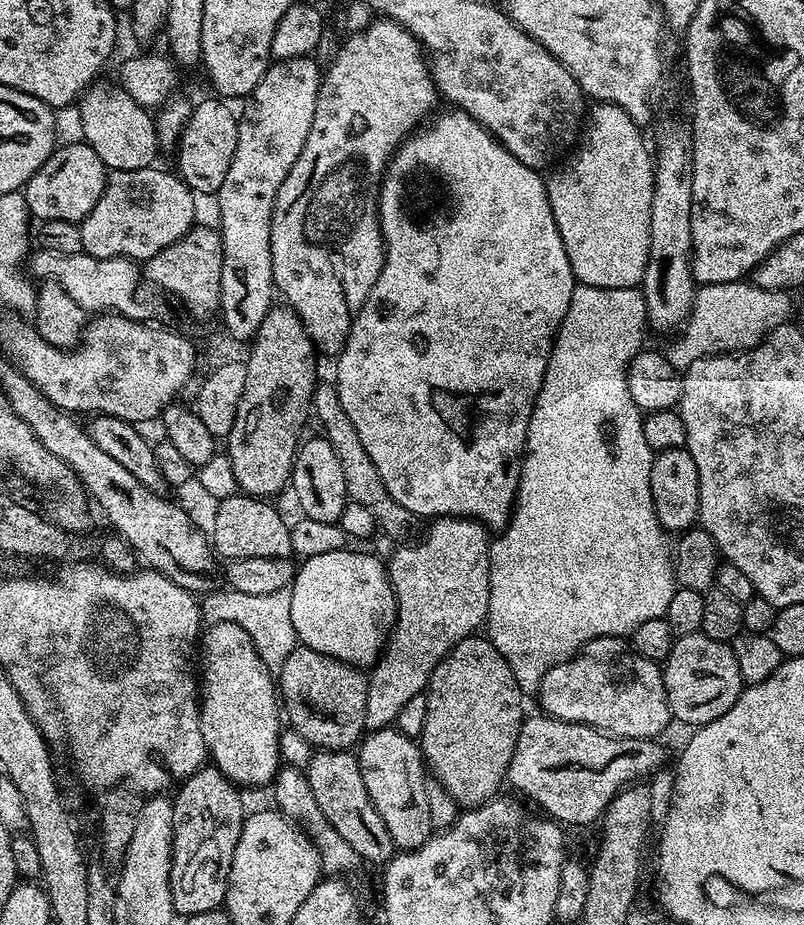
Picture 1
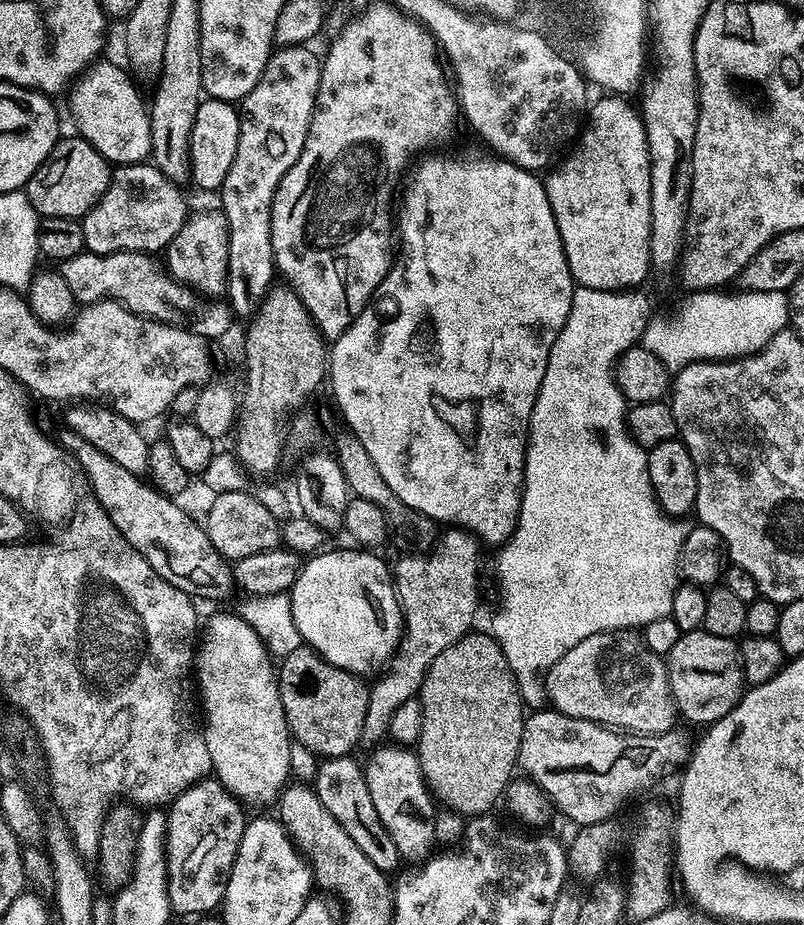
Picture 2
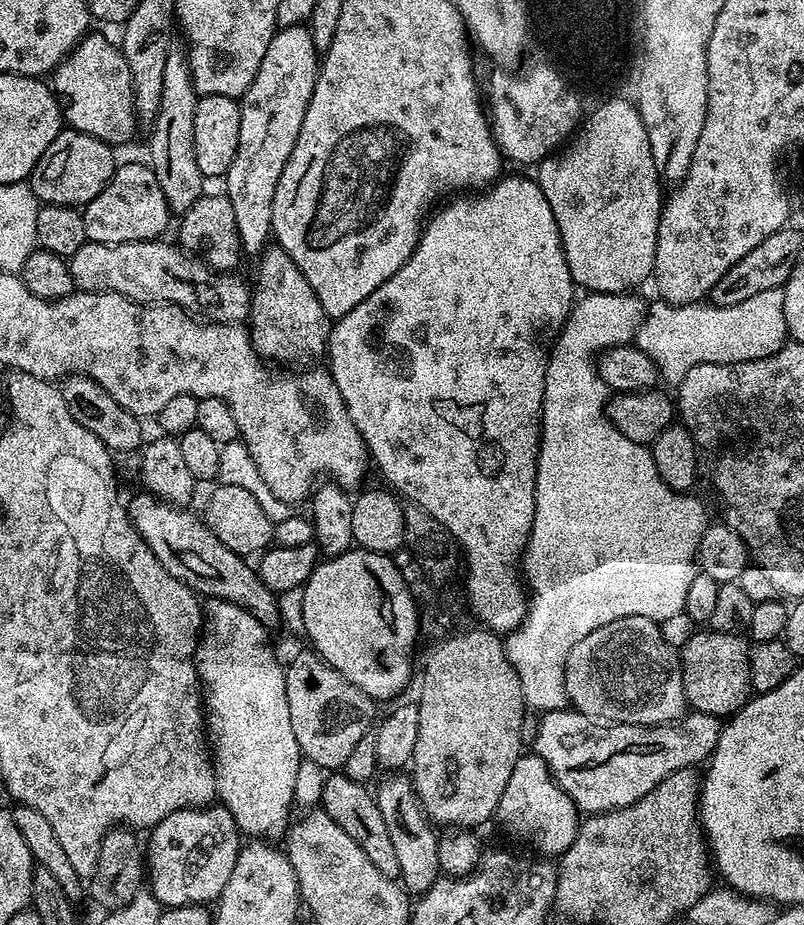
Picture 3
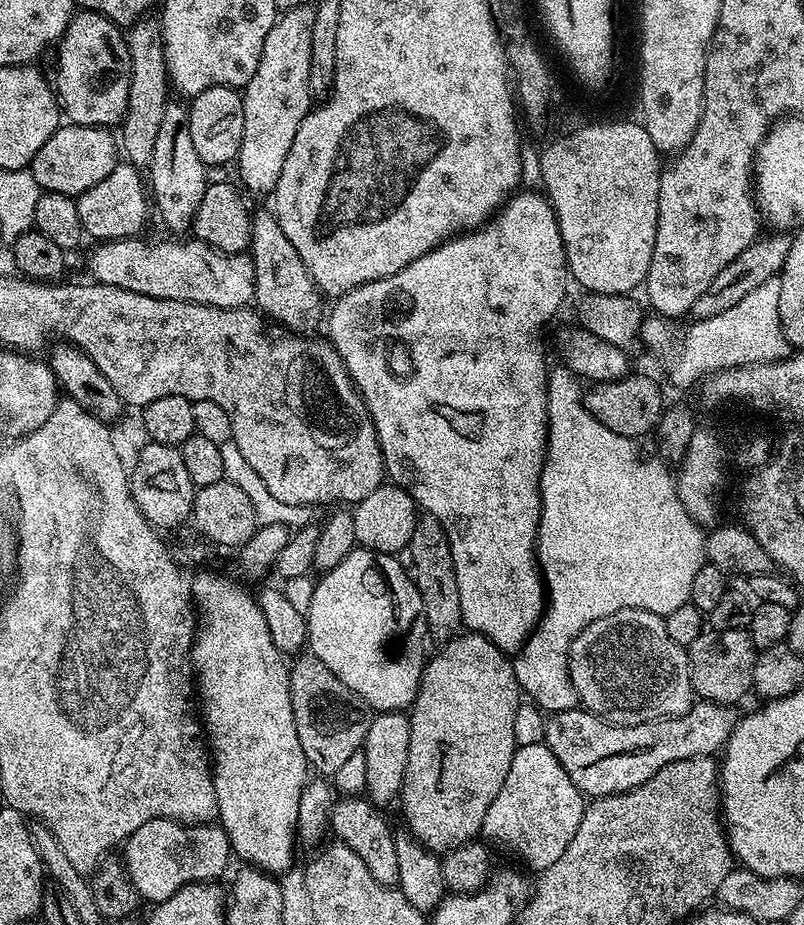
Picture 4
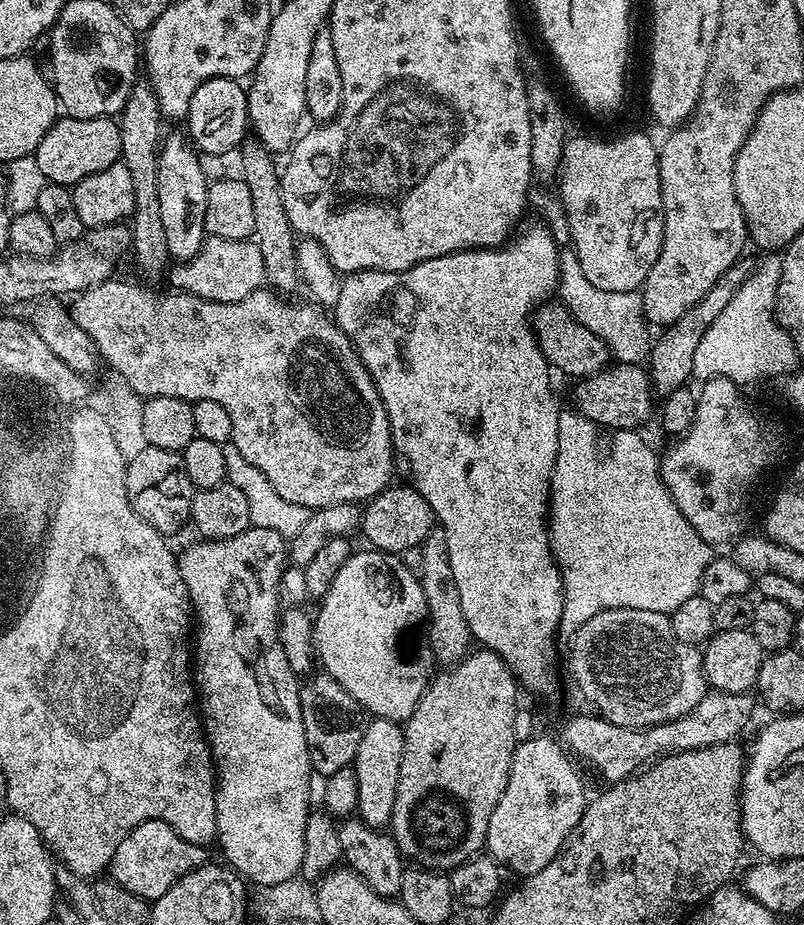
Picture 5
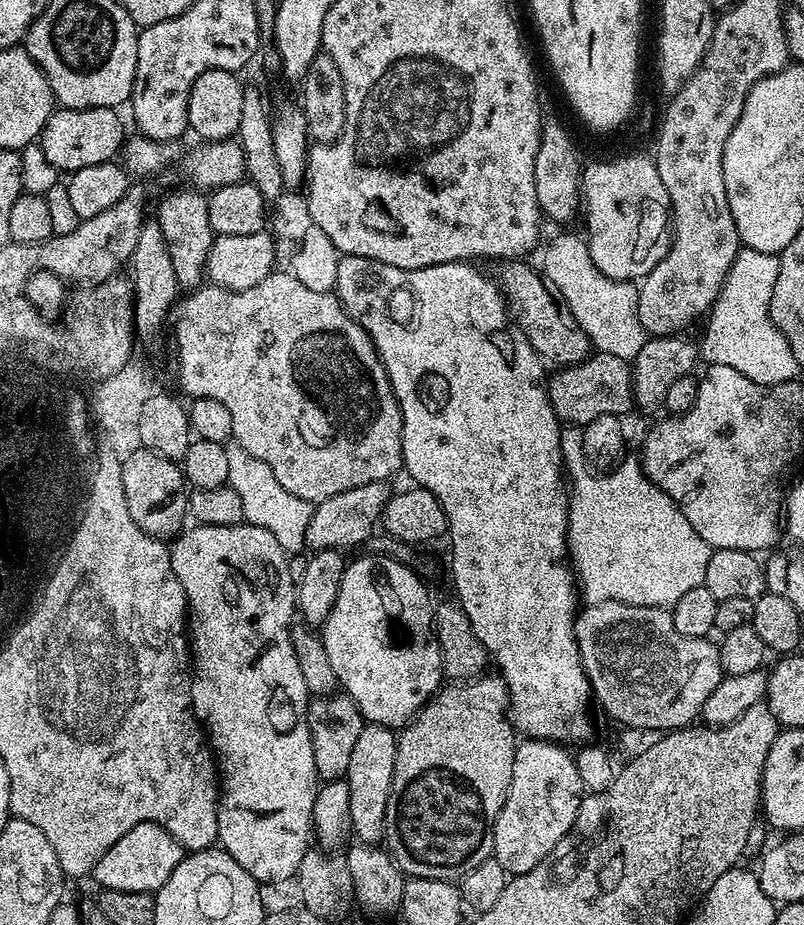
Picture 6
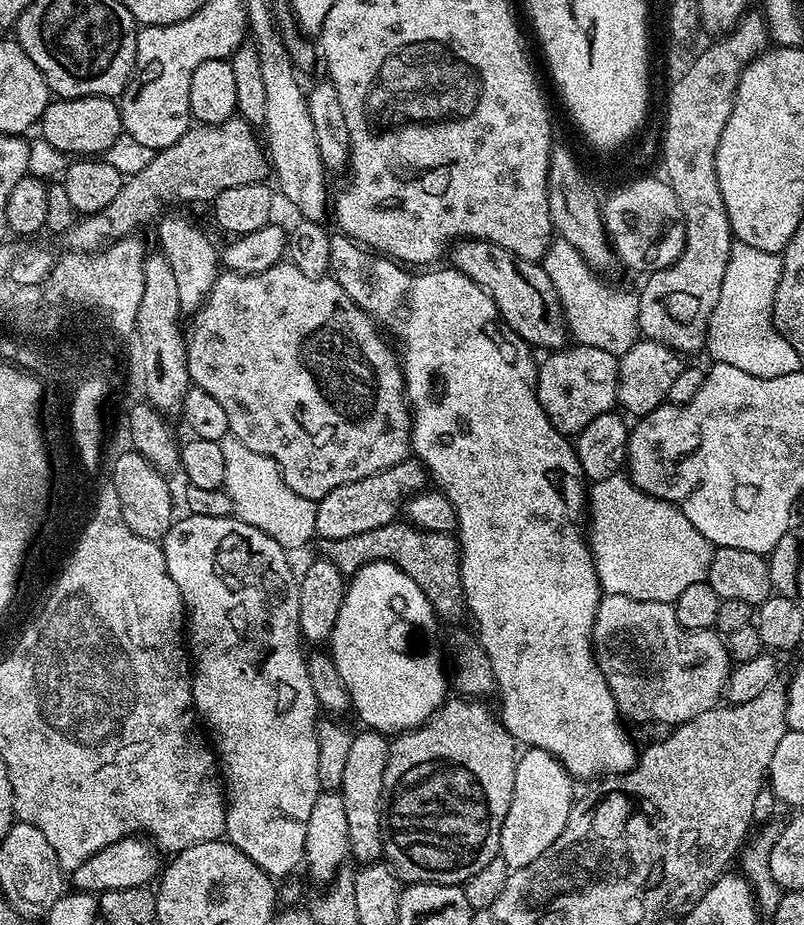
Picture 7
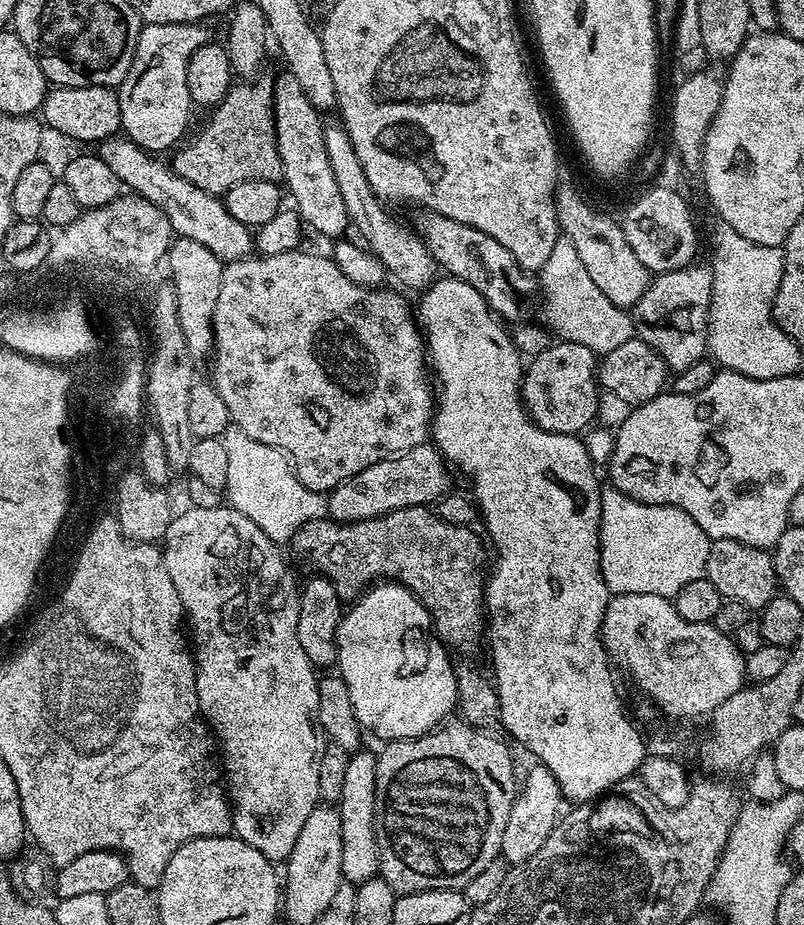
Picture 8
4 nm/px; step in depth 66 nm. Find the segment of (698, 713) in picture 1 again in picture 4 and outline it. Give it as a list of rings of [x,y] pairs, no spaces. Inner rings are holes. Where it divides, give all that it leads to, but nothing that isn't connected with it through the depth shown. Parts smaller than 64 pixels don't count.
[[[705,630],[700,633],[689,648],[689,662],[692,665],[692,690],[700,700],[715,704],[739,705],[744,695],[752,692],[752,675],[756,661],[756,647],[745,630]]]

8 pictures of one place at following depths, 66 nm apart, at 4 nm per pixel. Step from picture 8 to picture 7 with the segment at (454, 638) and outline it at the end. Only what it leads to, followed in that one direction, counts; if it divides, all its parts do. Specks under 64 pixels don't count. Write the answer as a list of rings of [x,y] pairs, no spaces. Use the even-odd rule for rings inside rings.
[[[393,522],[378,526],[376,530],[366,530],[364,534],[354,534],[350,538],[327,541],[327,559],[338,566],[345,577],[350,578],[364,564],[388,560],[398,566],[418,585],[418,590],[426,594],[437,617],[441,621],[456,620],[465,615],[464,591],[460,588],[458,567],[458,540],[447,532],[428,532],[409,522]]]

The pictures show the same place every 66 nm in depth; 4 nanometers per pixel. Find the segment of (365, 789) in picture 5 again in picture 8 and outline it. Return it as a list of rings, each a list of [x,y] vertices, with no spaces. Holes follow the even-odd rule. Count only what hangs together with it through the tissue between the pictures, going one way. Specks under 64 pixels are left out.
[[[357,750],[346,762],[346,779],[342,782],[342,794],[338,811],[342,818],[342,874],[347,883],[357,886],[377,879],[380,855],[376,841],[376,757],[377,753]]]

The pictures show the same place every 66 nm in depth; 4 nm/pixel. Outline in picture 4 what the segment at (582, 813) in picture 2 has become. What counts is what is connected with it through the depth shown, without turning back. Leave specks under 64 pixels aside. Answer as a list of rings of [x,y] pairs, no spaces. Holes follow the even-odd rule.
[[[700,700],[693,703],[692,708],[681,716],[620,727],[605,723],[583,707],[577,706],[565,712],[555,713],[549,719],[552,721],[544,728],[542,740],[548,745],[554,758],[562,762],[566,774],[570,774],[570,782],[574,782],[574,786],[578,786],[578,790],[584,793],[585,797],[613,796],[642,786],[642,782],[654,778],[654,774],[658,774],[658,770],[662,770],[662,766],[670,762],[682,762],[686,758],[699,756],[715,757],[727,744],[730,734],[734,734],[738,719],[736,711],[737,709],[730,704],[715,704],[709,700]]]

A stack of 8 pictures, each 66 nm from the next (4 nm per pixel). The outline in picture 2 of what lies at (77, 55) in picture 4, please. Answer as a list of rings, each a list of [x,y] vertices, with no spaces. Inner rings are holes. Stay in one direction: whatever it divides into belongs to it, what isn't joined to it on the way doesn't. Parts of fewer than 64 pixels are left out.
[[[104,59],[89,64],[67,93],[68,108],[76,119],[75,131],[113,166],[147,161],[152,155],[152,117],[149,105],[145,97],[144,100],[140,97],[136,89],[137,81],[123,67],[120,69],[118,65]]]

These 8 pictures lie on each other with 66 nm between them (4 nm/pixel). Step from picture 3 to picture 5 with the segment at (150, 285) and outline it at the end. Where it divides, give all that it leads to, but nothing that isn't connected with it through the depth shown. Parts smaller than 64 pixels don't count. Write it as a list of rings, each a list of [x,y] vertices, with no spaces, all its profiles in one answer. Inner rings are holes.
[[[208,236],[194,254],[194,258],[177,263],[171,269],[172,288],[188,292],[191,296],[216,302],[238,302],[251,292],[261,291],[265,283],[262,266],[262,250],[258,250],[255,239],[231,240]]]

